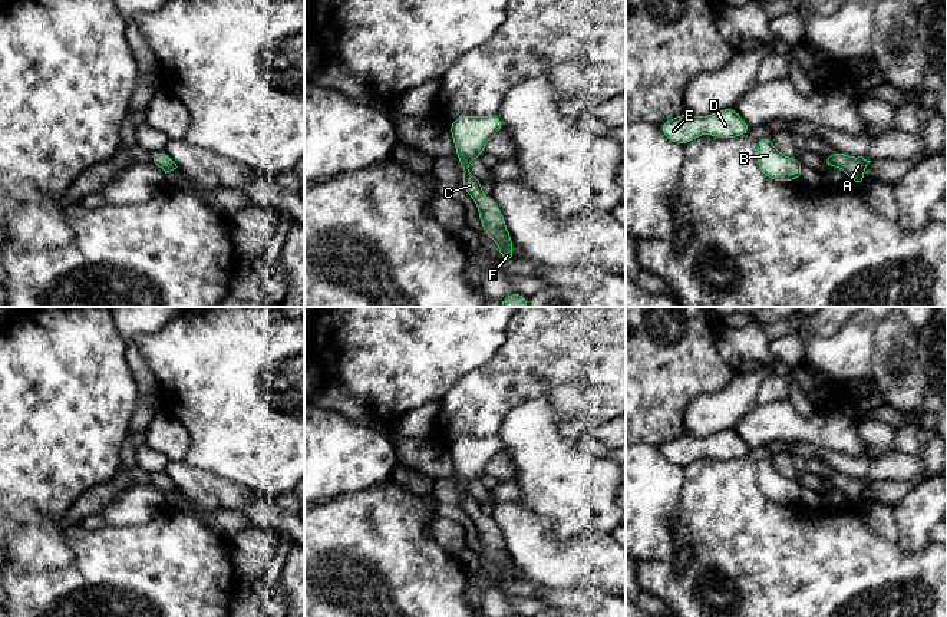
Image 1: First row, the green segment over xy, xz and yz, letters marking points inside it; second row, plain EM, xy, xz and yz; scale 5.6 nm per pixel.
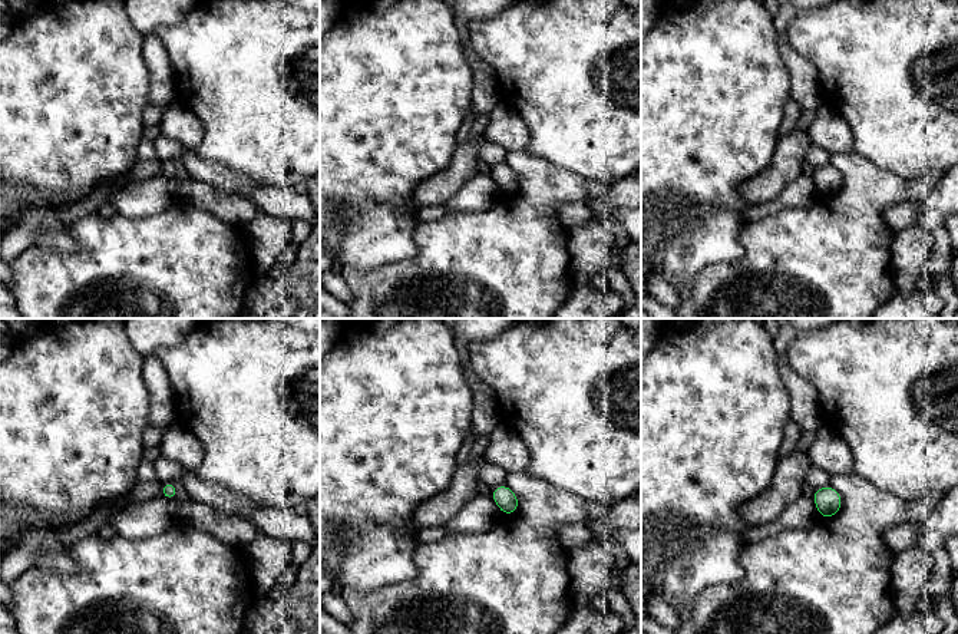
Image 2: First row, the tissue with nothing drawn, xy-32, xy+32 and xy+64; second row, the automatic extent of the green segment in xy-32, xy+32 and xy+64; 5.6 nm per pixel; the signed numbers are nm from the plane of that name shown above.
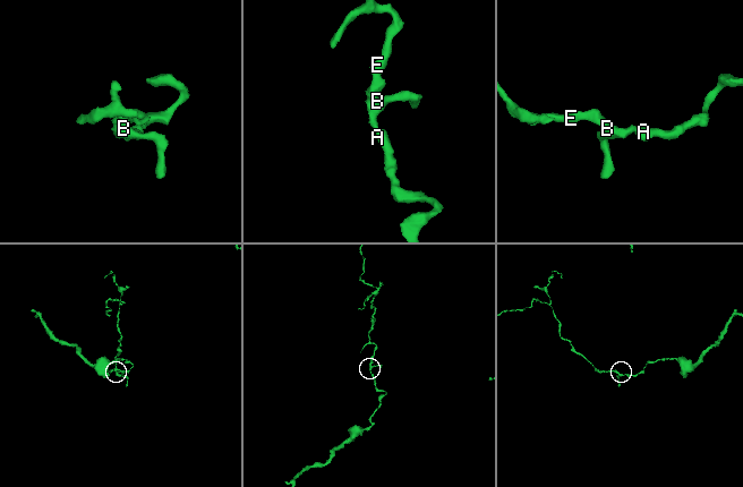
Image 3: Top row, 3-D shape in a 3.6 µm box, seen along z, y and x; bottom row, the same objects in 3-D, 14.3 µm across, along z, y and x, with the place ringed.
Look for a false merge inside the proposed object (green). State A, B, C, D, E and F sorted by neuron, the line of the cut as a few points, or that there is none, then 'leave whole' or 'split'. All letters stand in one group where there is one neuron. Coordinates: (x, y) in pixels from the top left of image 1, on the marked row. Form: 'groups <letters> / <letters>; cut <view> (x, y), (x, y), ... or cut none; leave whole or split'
groups A B C D E F; cut none; leave whole

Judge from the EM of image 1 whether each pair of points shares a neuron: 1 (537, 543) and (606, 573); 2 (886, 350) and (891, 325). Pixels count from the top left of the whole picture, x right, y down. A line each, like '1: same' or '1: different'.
1: same
2: same

